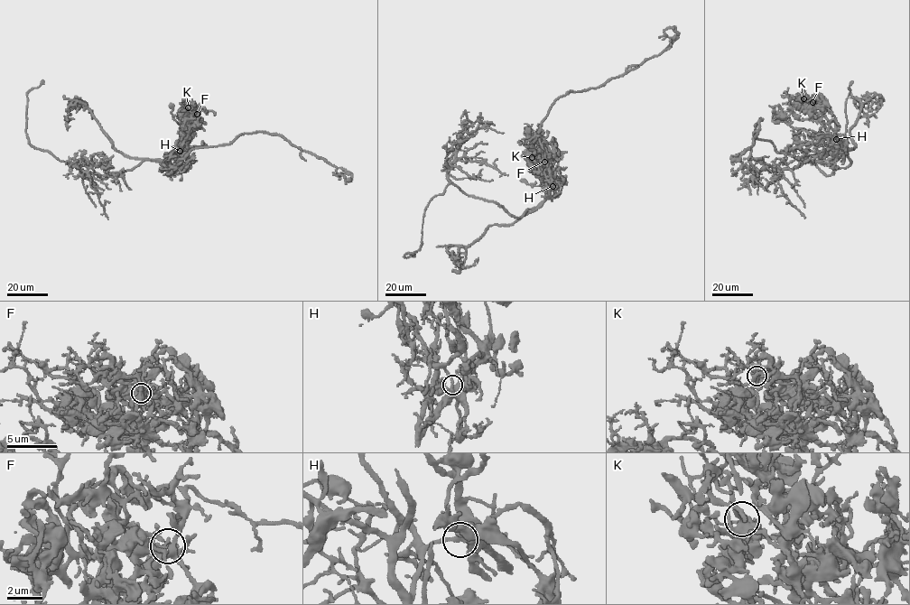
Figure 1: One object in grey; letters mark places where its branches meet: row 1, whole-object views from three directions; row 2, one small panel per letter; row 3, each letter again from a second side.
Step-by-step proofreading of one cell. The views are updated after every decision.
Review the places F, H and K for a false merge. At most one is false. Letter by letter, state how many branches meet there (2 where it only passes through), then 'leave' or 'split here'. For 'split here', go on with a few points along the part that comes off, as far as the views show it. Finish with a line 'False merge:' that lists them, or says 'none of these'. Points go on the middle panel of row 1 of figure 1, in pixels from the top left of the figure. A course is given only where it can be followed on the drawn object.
F: 3 | leave
H: 3 | split here | (552, 186), (545, 199), (518, 218), (450, 183), (425, 210), (420, 249), (403, 255), (414, 256)
K: 3 | leave
False merge: H

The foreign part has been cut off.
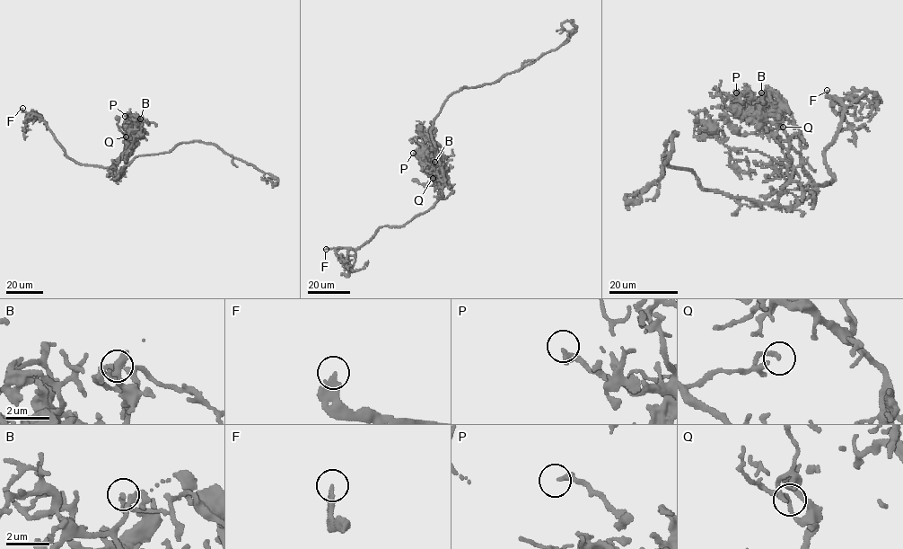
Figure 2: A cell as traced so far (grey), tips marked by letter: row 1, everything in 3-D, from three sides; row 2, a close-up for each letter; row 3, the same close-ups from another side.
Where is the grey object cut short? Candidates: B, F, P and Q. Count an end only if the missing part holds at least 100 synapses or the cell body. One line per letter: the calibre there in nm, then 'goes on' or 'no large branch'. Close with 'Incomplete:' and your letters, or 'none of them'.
B: calibre 160 nm; no large branch
F: calibre 320 nm; goes on
P: calibre 280 nm; no large branch
Q: calibre 190 nm; no large branch
Incomplete: F

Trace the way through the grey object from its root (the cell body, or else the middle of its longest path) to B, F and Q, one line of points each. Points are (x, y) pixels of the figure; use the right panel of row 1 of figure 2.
B: (716, 191), (774, 202), (789, 181), (789, 138), (779, 126), (782, 103), (772, 92), (761, 92)
F: (716, 191), (795, 207), (819, 185), (831, 183), (824, 152), (844, 108), (828, 98), (827, 90)
Q: (716, 191), (766, 203), (776, 200), (793, 171), (792, 163), (769, 133), (783, 127)

